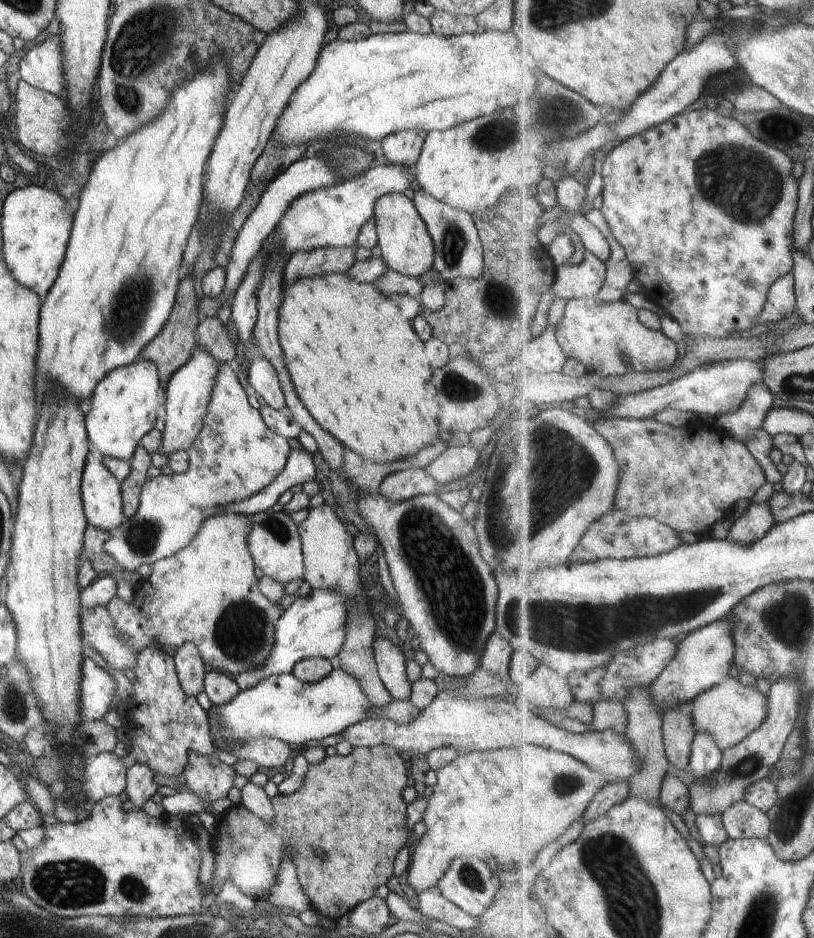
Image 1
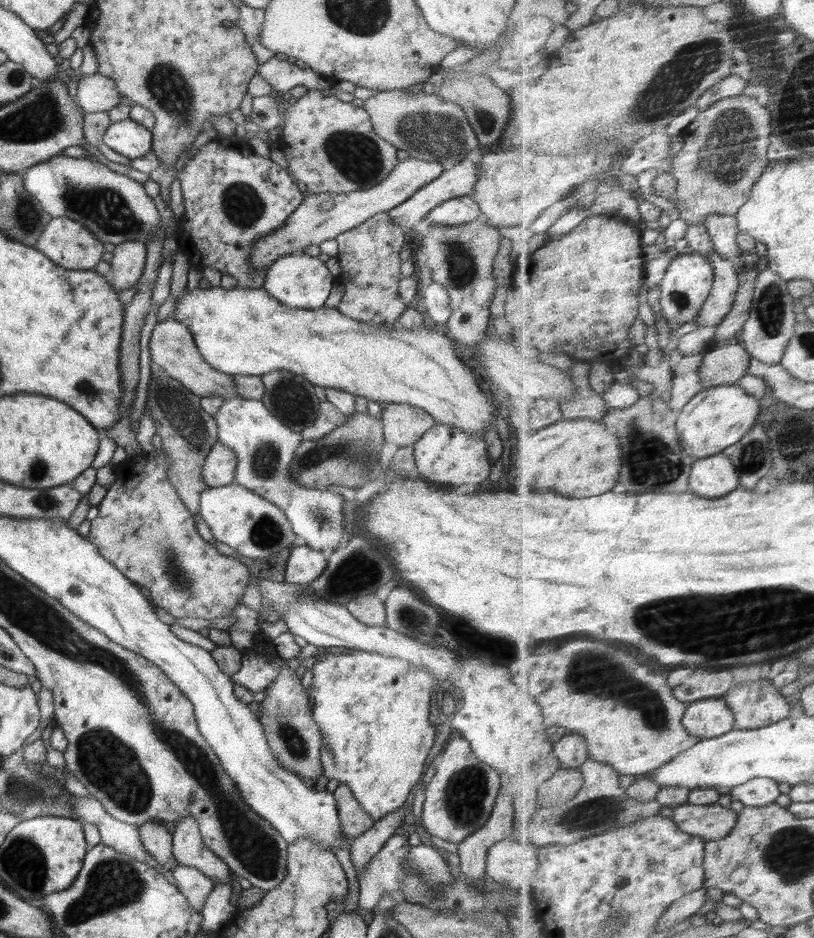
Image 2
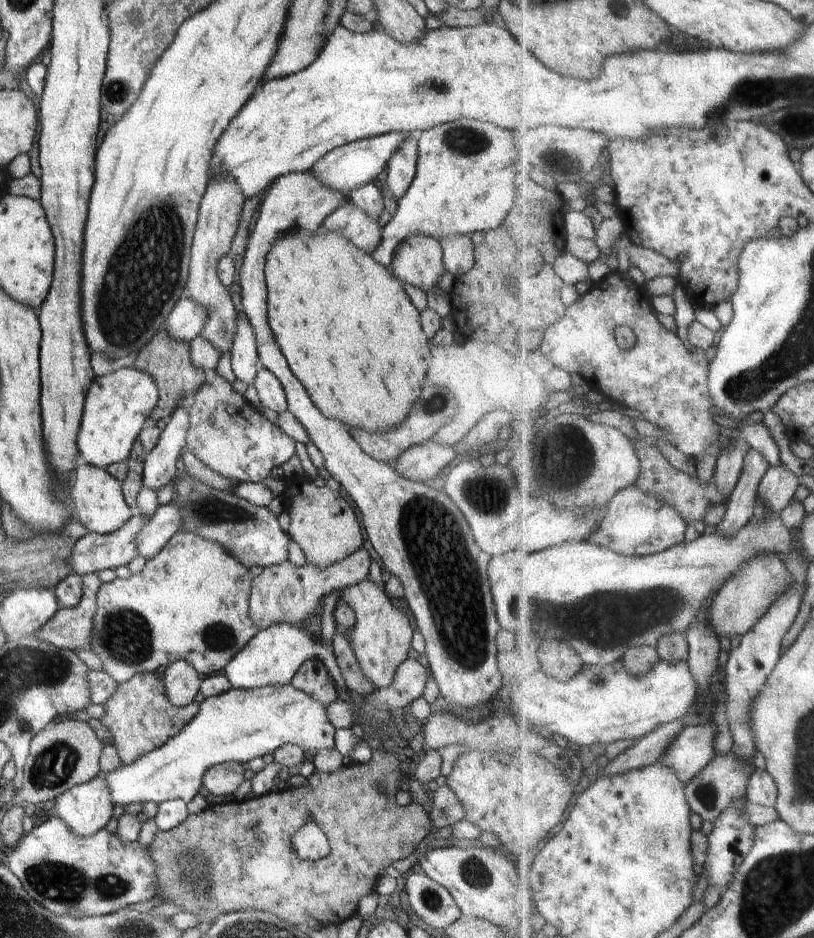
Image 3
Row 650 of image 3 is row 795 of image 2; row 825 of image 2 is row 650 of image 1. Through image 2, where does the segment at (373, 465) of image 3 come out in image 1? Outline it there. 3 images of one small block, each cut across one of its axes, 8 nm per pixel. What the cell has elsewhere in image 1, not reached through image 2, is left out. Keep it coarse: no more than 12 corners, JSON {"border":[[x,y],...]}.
{"border":[[352,492],[442,675],[479,669],[498,587],[434,493]]}

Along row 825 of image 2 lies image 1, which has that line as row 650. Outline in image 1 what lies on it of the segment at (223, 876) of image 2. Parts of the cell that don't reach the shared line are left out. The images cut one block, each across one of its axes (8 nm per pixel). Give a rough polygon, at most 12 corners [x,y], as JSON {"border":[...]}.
{"border":[[192,642],[173,656],[180,686],[190,696],[203,691],[208,668]]}

